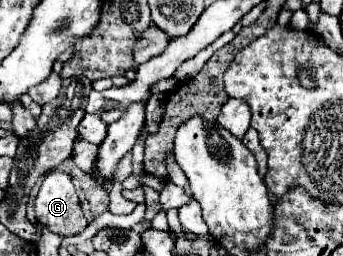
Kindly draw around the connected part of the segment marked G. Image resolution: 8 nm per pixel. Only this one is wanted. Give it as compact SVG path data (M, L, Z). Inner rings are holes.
M52 172L44 178L34 200L34 212L42 226L62 238L76 236L88 226L72 180L64 172Z

